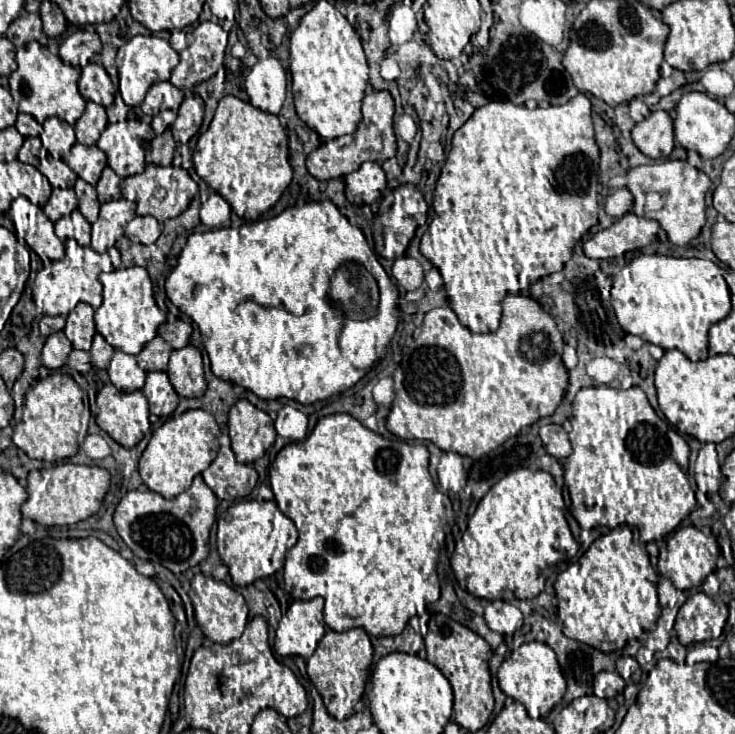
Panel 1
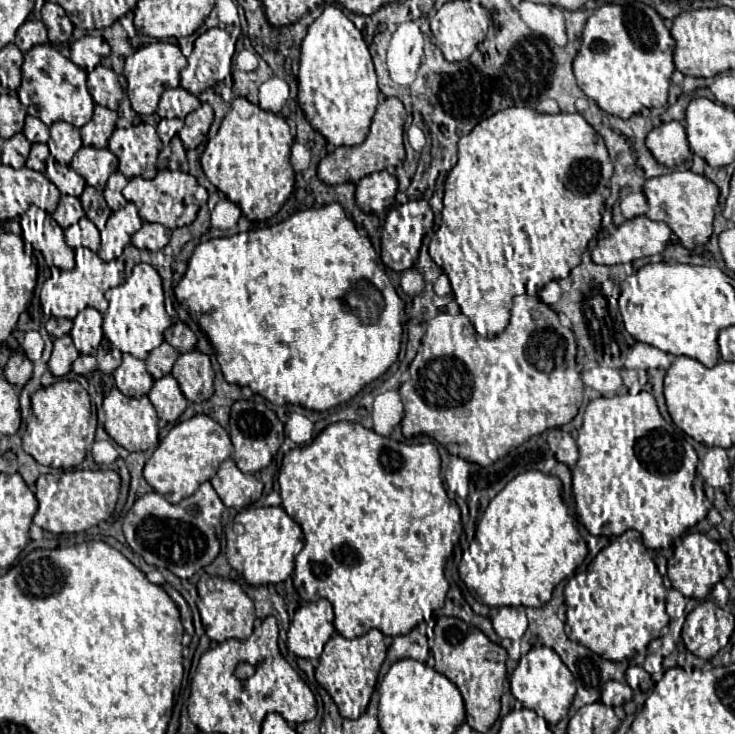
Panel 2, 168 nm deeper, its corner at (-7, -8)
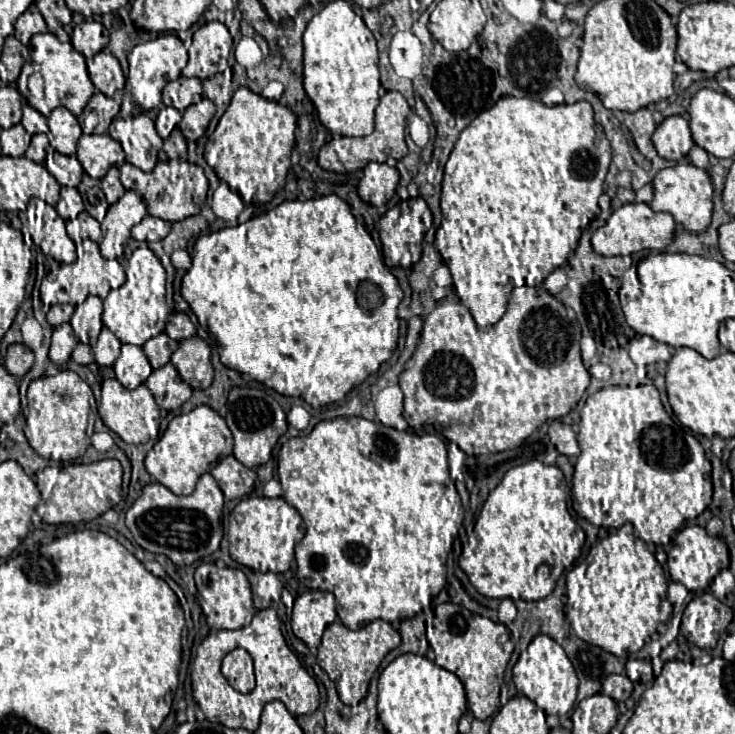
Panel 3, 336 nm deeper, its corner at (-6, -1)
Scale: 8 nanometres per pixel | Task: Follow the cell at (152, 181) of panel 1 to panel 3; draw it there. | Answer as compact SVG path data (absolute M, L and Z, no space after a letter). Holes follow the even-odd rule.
M160 161L154 171L144 173L138 167L124 163L120 167L124 189L132 189L138 197L148 205L148 215L160 217L164 221L182 221L190 215L196 215L206 201L209 188L208 179L198 165L190 165L188 161Z

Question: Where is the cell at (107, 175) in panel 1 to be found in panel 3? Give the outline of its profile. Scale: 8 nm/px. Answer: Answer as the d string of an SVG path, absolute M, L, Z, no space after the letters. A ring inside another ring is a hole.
M112 167L108 173L106 173L106 177L102 179L102 191L106 193L106 199L108 199L108 203L116 203L122 195L124 195L124 187L122 187L122 183L120 183L120 171L116 169L116 167Z

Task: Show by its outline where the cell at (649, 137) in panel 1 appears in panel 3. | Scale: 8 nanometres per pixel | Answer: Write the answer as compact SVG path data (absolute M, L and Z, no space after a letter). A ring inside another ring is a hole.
M680 115L666 117L656 127L656 131L652 135L652 143L658 151L658 155L662 155L662 159L682 161L688 155L690 147L694 145L694 141L690 137L688 121Z

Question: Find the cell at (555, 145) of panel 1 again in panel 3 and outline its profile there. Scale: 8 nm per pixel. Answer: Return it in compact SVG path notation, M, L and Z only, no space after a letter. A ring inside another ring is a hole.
M502 97L492 109L482 111L462 133L456 143L456 147L450 153L450 159L444 168L444 181L442 181L440 207L442 211L442 225L436 231L433 246L442 255L444 263L448 265L452 279L454 279L454 289L460 301L470 309L474 321L480 327L494 325L502 319L506 311L508 297L512 289L521 286L539 286L546 275L550 275L554 269L558 269L570 253L578 247L580 235L582 235L582 217L584 215L596 215L598 213L598 197L604 191L604 179L606 179L606 165L610 165L612 153L610 153L610 143L602 131L602 127L594 121L592 117L592 107L586 101L578 101L572 105L554 105L548 107L540 101L528 99L528 97Z

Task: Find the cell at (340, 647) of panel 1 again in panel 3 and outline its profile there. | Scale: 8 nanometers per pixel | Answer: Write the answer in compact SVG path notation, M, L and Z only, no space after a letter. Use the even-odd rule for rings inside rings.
M382 619L368 623L358 631L352 631L344 627L340 621L334 621L330 627L326 627L322 643L318 645L318 665L334 681L340 701L344 705L358 705L368 693L368 683L374 671L380 667L386 653L396 649L398 645L400 645L400 633Z

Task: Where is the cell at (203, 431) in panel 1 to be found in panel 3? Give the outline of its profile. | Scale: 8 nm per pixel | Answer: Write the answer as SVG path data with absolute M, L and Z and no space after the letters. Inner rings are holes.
M200 405L186 415L176 415L170 421L166 433L146 455L146 471L174 495L190 495L196 487L198 477L228 457L228 447L232 453L234 441L230 429L226 427L226 421L210 407Z

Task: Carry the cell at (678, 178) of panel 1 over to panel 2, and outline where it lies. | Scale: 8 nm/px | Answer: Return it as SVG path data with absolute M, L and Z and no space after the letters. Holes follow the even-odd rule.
M691 170L673 172L667 176L647 180L643 186L643 192L649 202L647 218L665 222L679 236L685 248L693 250L695 246L708 242L709 236L713 234L713 216L719 200L719 188L711 180Z

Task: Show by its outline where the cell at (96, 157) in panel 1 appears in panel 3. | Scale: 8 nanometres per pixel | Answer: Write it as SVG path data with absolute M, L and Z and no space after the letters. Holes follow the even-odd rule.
M108 133L82 135L78 141L76 159L82 163L84 171L90 177L102 179L106 175L106 171L122 159L122 147Z

